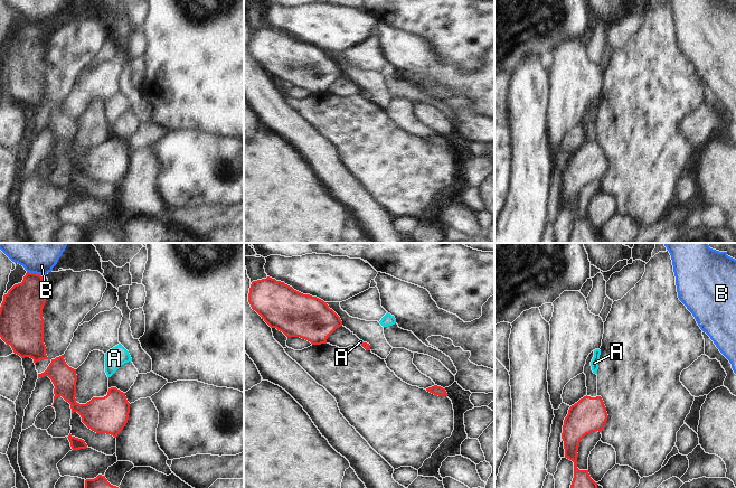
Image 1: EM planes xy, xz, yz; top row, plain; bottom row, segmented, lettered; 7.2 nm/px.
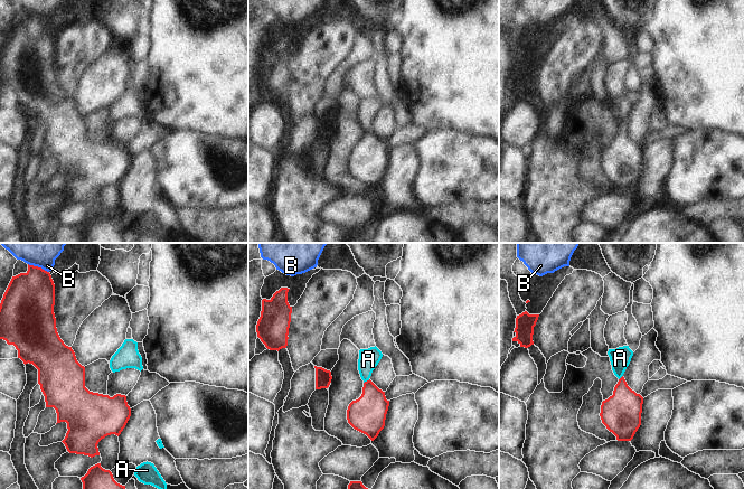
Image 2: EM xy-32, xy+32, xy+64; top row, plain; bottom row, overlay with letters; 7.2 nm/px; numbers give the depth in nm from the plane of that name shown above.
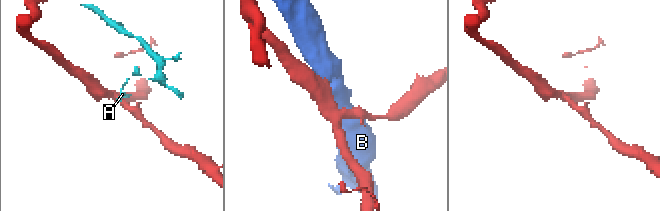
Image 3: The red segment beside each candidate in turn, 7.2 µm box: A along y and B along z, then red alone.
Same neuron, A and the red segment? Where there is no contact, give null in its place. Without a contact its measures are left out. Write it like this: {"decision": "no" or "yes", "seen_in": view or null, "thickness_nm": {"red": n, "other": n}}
{"decision": "no", "seen_in": null}

